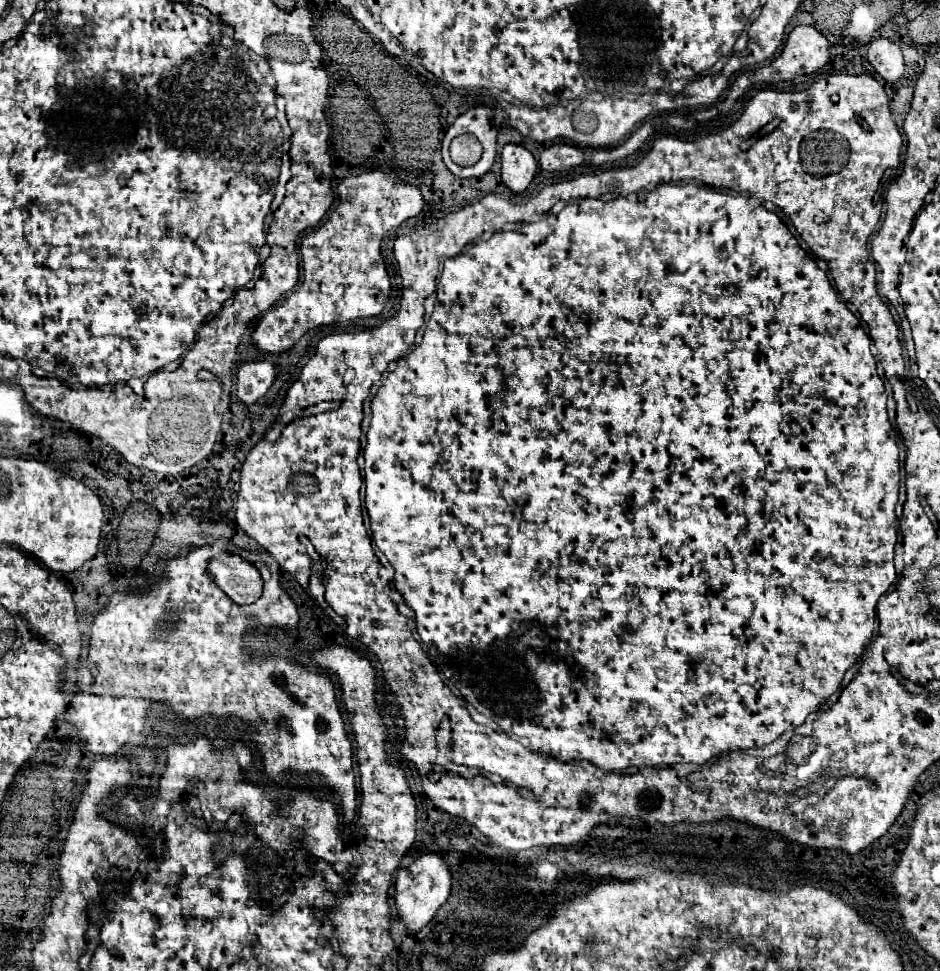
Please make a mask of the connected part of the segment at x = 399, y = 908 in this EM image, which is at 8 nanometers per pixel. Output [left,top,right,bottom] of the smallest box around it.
[394,853,452,933]

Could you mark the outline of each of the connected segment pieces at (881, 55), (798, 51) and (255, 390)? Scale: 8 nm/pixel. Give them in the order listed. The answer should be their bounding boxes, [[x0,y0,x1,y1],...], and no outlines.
[[868,39,904,83],[754,25,830,84],[236,359,278,405]]

